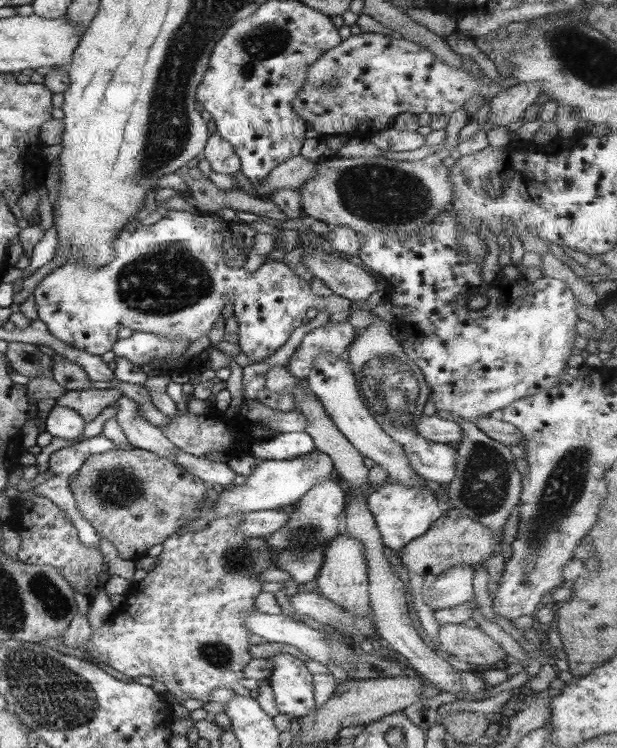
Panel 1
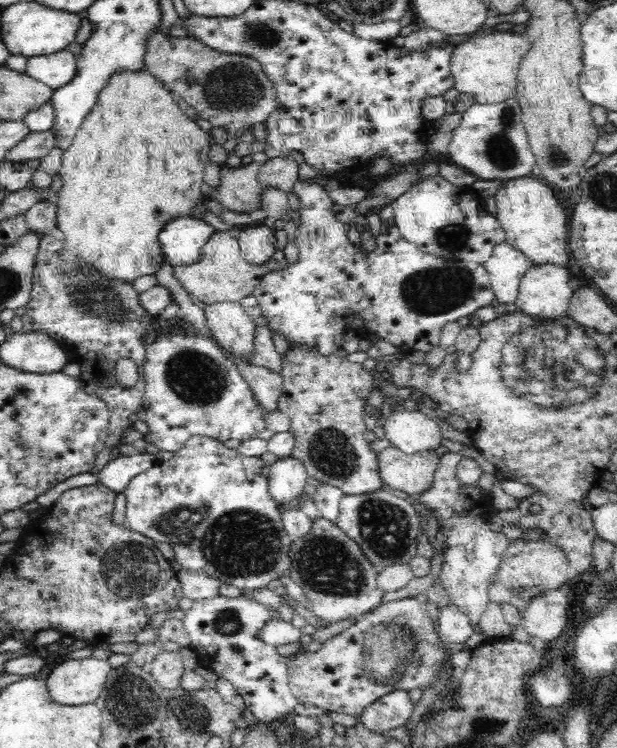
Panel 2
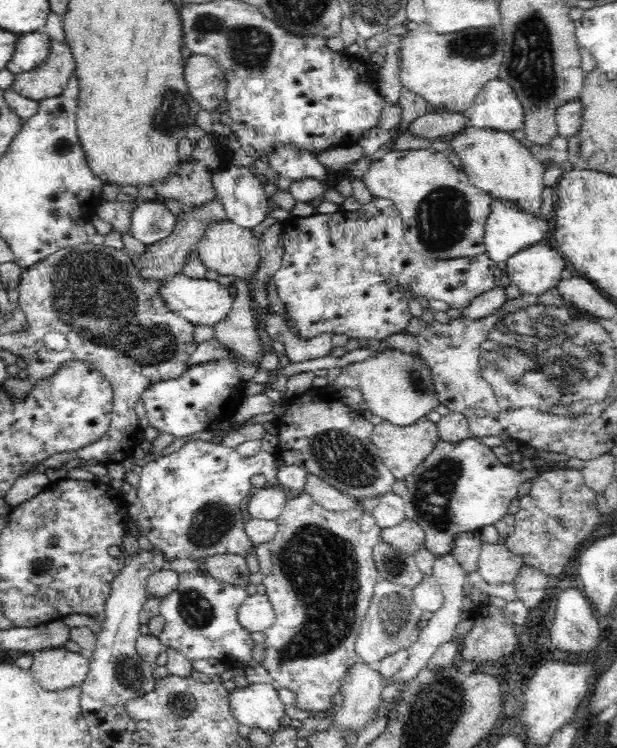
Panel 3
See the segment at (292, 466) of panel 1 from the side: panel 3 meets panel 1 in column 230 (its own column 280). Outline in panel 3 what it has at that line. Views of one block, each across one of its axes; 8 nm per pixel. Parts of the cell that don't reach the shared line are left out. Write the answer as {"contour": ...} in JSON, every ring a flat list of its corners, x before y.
{"contour":[[264,486,252,490,245,505,247,518,276,521,286,504,286,494,280,486]]}

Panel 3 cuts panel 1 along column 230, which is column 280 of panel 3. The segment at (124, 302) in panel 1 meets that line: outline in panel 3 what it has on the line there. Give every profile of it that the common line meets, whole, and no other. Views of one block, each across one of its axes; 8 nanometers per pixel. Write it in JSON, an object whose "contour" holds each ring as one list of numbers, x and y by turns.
{"contour":[[372,198,369,203,363,204,357,211,340,209,334,214,316,212,312,216,307,217,293,217,290,215,290,217,282,221,282,224,284,227,284,234,282,234,284,254,282,264,273,278,275,279,280,302,284,304,288,318,294,322,294,326,298,331,297,336,300,337,301,340,311,340,311,338,319,336,320,334,330,334,331,336,345,334,350,337,350,339,366,339,370,340,370,342,374,342,385,340,394,334,406,332,410,318,413,318,410,314,410,309,408,309,408,302,412,302,415,299,414,297,410,297,410,295,406,295,406,292,402,290,402,286,409,286,409,288,414,291,415,296,422,296,422,298,426,298,426,300,440,300,442,305,446,305,447,308,456,308,456,310,461,311,472,302,473,298,480,296,483,292,496,288,496,286,500,286,500,276,502,276,503,271,498,268,498,264,485,252,474,258,453,258,444,260,431,259,417,253,405,241,403,220,399,215,398,209,391,200,386,198]]}

